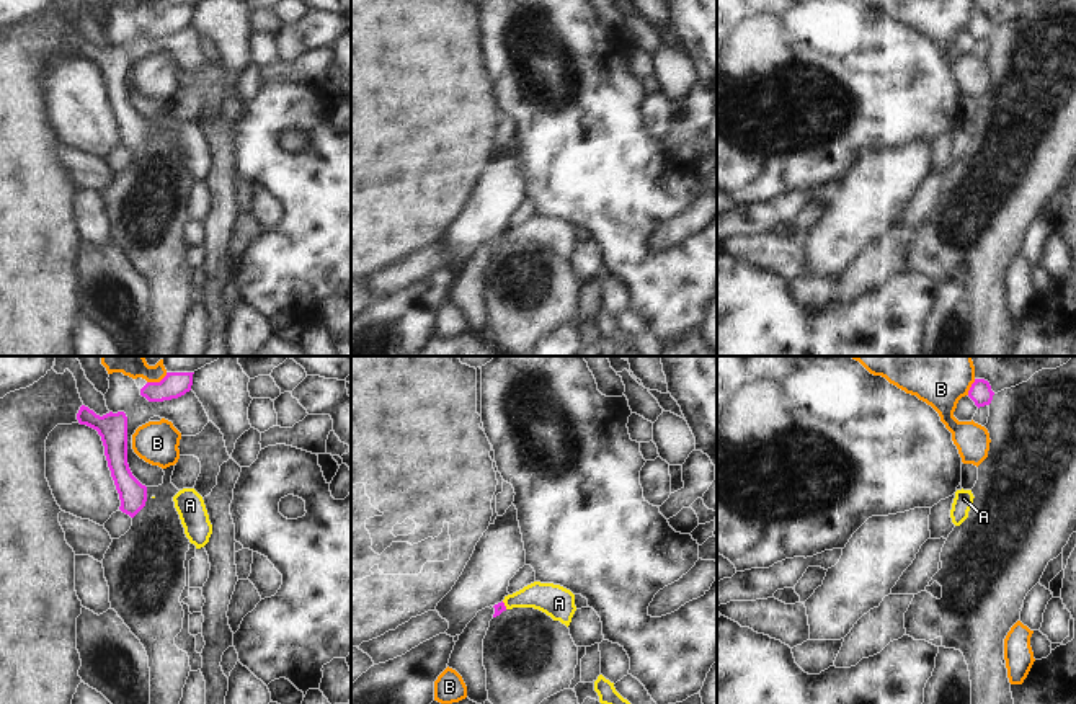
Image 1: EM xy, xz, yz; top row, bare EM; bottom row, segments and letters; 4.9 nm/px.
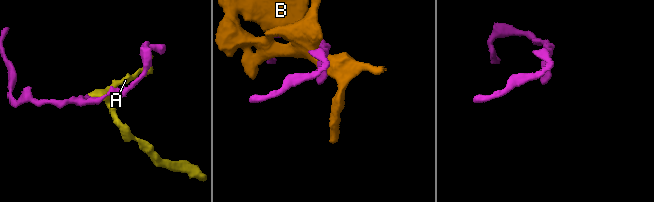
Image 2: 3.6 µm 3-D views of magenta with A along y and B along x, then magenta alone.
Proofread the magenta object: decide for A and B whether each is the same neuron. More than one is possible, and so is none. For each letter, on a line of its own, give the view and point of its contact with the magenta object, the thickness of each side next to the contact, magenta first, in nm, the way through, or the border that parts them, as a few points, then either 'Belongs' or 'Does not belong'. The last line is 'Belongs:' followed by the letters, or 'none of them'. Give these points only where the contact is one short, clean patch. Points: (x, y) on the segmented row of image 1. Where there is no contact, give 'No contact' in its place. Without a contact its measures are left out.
A: Touches magenta at xz (503, 605). Thickness 50 nm (magenta) against 160 nm. Path across: xz (498, 608), (503, 605), (515, 600), (554, 600). Belongs
B: Touches magenta at yz (970, 387). Thickness 110 nm (magenta) against 400 nm. Does not belong
Belongs: A.

